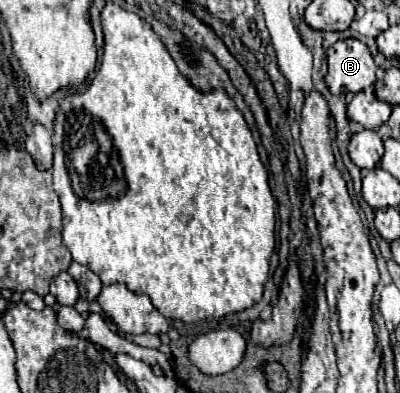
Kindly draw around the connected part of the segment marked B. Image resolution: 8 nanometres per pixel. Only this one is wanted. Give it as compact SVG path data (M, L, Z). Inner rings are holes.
M359 39L337 41L327 51L327 65L325 83L333 95L359 93L375 83L377 65L369 47Z

